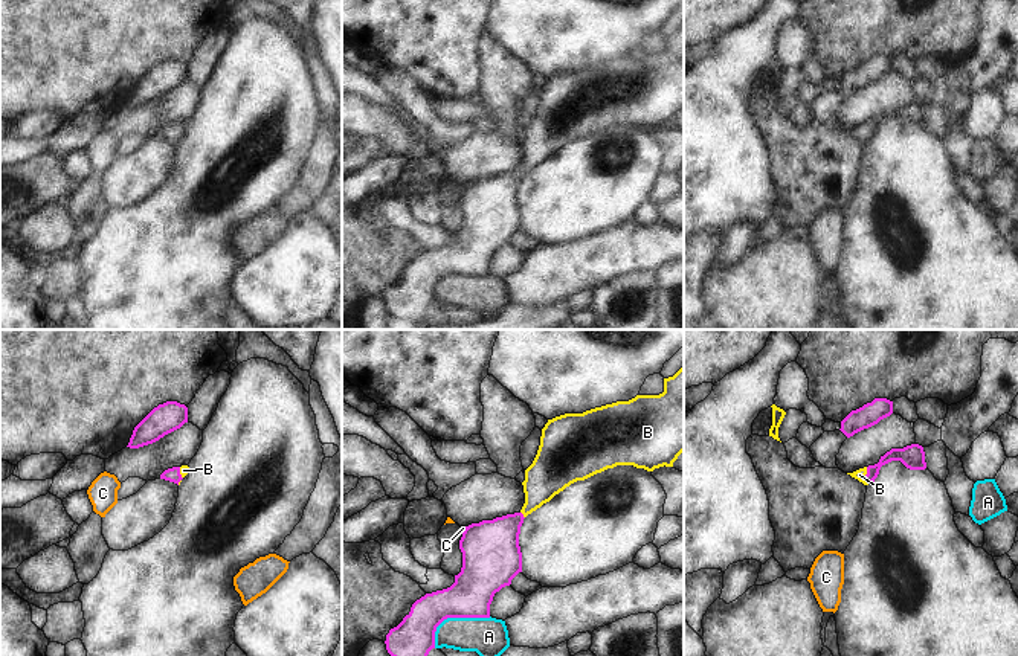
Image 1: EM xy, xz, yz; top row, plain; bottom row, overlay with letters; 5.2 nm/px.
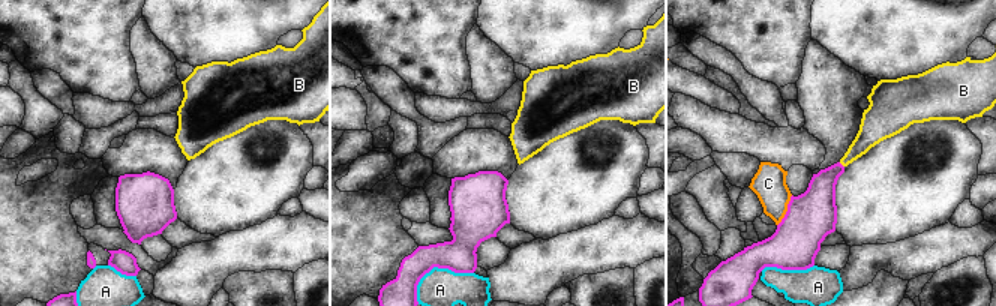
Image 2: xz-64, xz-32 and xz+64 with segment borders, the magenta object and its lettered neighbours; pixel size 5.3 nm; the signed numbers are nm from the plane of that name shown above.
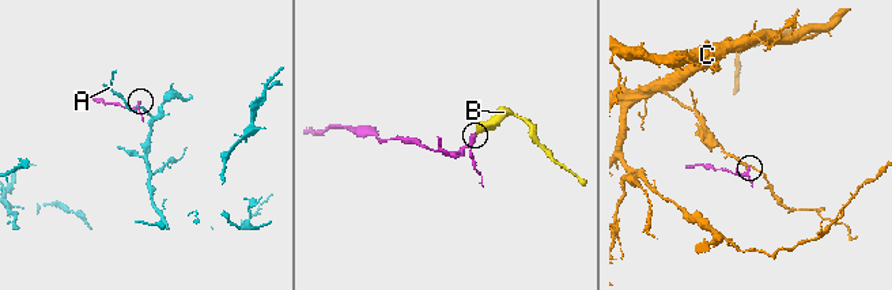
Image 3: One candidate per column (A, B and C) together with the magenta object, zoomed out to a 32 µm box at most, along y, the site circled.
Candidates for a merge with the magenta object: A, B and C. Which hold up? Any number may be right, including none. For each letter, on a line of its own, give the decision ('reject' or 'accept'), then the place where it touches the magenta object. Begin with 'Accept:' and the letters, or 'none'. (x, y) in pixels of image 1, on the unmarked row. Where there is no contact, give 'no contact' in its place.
Accept: B
A: reject | xz (454, 275)
B: accept | yz (866, 133)
C: reject | xz (464, 188)

